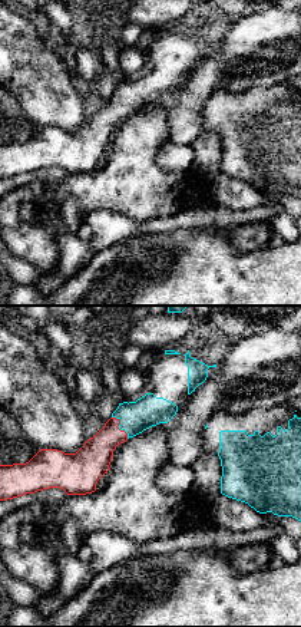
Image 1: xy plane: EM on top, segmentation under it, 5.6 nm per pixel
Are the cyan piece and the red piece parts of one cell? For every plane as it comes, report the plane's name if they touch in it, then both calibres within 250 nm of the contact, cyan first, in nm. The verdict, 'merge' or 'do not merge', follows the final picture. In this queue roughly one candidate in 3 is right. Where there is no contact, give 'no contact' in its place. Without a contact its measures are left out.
contact in xy; calibres 180 and 200 nm

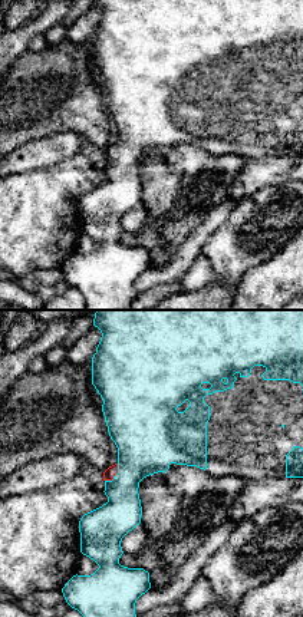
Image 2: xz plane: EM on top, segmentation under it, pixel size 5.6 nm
contact in xz; calibres 340 and 60 nm

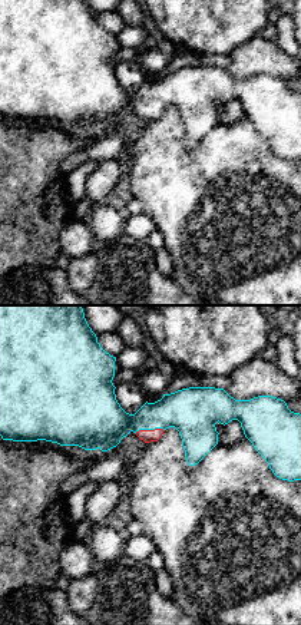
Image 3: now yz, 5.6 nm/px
contact in yz; calibres 260 and 70 nm

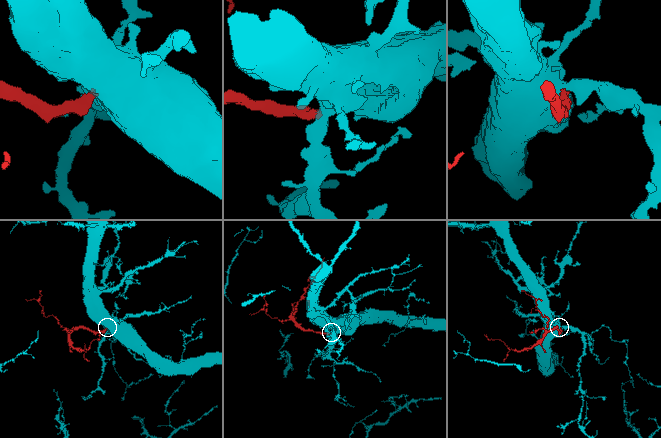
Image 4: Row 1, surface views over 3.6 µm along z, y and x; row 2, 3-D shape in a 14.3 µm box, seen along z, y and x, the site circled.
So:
merge

